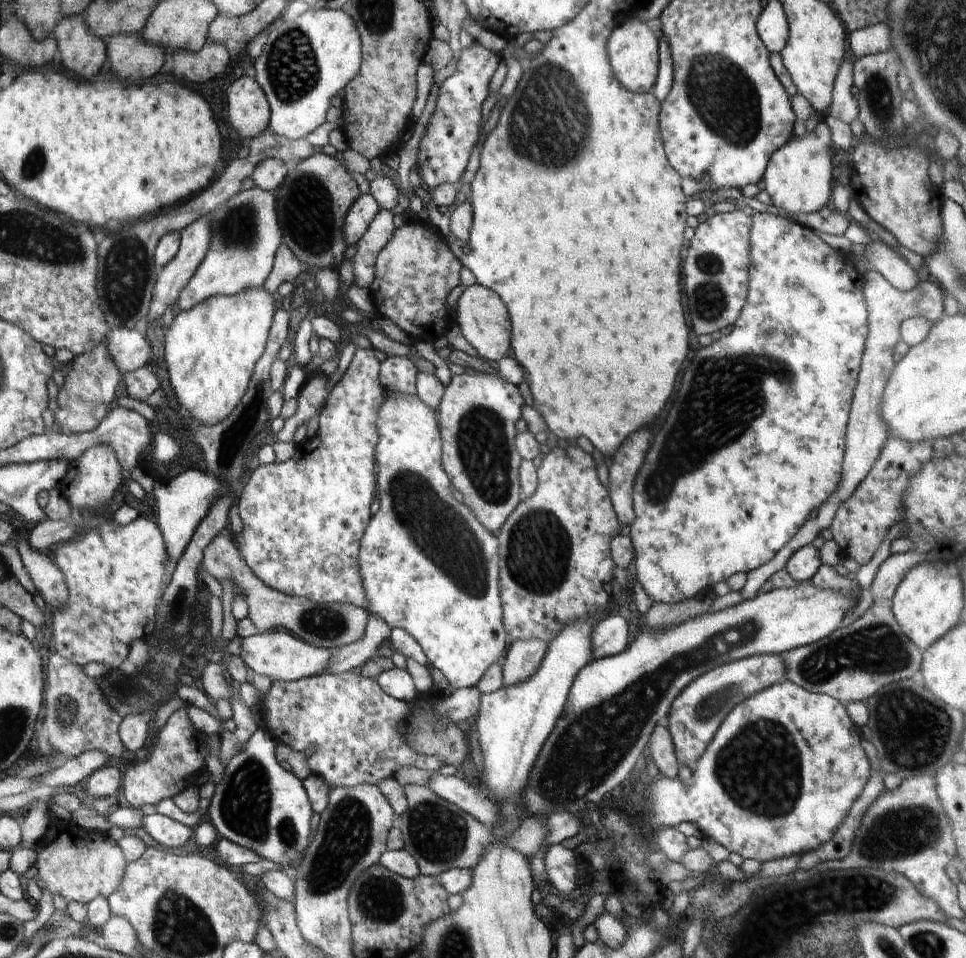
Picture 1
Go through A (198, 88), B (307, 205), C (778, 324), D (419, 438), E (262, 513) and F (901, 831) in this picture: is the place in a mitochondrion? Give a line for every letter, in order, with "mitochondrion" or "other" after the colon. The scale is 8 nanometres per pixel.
A: other
B: mitochondrion
C: other
D: other
E: other
F: mitochondrion

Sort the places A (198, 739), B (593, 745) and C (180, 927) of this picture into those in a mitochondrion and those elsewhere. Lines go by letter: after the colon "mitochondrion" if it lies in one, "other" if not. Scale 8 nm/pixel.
A: other
B: mitochondrion
C: mitochondrion

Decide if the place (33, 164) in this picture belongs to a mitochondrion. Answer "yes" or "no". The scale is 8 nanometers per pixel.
yes

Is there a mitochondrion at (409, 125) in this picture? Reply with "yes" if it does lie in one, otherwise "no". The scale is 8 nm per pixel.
no

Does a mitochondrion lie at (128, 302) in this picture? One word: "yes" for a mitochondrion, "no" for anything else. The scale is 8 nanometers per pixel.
yes

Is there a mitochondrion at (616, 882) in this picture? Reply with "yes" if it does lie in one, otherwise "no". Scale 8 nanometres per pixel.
no

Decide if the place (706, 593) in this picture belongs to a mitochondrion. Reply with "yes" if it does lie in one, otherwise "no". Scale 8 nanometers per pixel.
no

